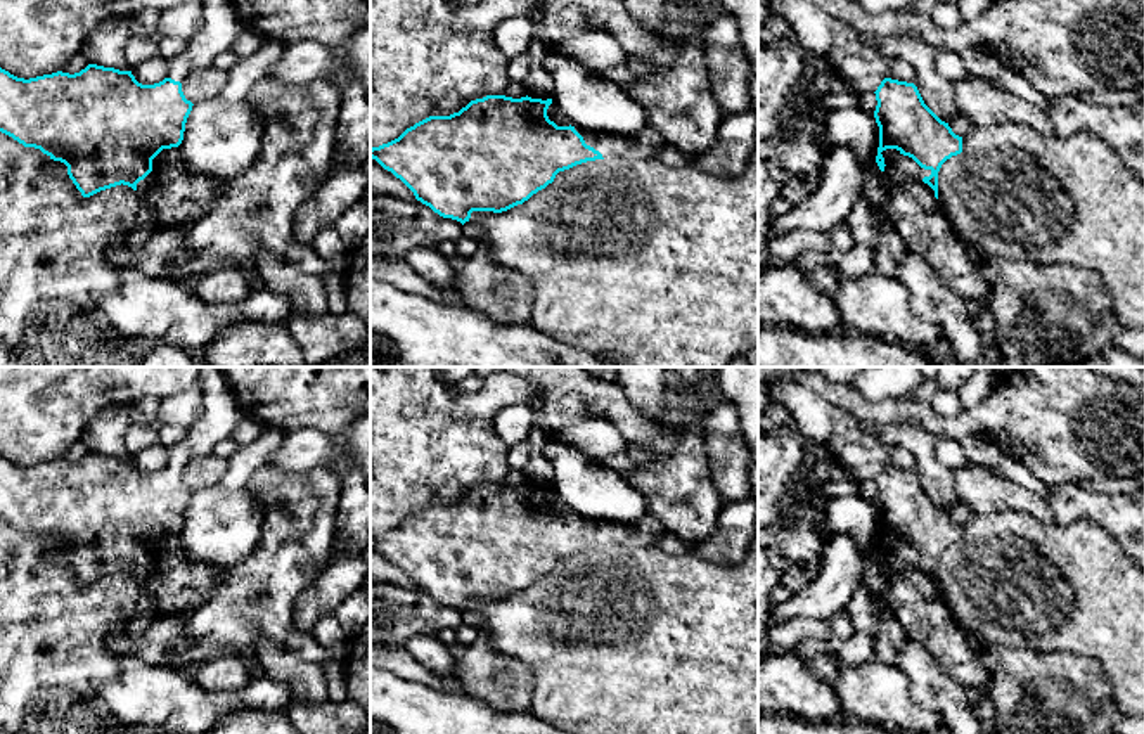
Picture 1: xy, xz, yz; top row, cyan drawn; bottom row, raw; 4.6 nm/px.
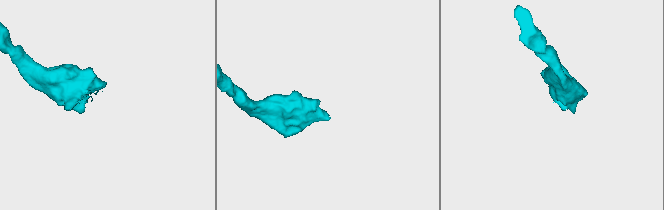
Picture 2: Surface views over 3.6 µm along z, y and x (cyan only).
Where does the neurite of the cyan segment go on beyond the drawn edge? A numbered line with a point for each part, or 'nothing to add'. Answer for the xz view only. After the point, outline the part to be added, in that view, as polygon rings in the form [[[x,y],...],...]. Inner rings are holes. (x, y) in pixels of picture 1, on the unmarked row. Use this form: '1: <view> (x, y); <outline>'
1: xz (644, 534); [[[552,490],[547,504],[557,514],[573,514],[602,545],[621,545],[625,549],[652,549],[668,531],[651,514],[633,523],[606,523],[575,514],[562,499]]]

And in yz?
1: yz (911, 594); [[[897,537],[881,542],[886,552],[883,561],[888,566],[884,601],[909,641],[922,646],[957,684],[983,691],[990,677],[935,578],[922,570],[931,557],[921,556]]]

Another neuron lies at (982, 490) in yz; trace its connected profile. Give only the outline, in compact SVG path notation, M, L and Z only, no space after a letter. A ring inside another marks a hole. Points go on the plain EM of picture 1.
M966 464L955 467L952 469L952 478L959 502L966 504L973 514L1019 511L1047 526L1056 525L1042 495L999 476L983 466Z

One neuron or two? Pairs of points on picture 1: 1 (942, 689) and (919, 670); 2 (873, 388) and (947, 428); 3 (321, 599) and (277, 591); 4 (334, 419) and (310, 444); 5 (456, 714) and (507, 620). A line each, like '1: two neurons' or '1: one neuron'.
1: one neuron
2: two neurons
3: two neurons
4: two neurons
5: two neurons

